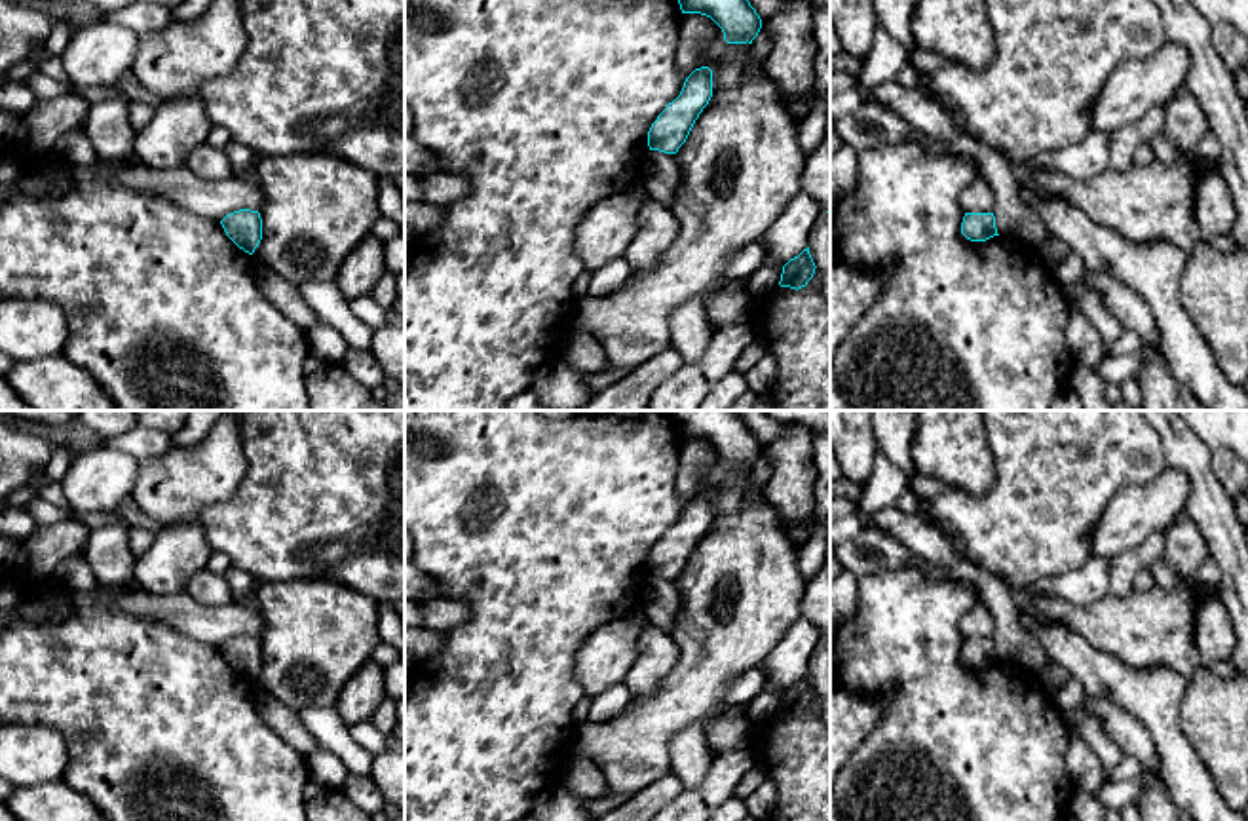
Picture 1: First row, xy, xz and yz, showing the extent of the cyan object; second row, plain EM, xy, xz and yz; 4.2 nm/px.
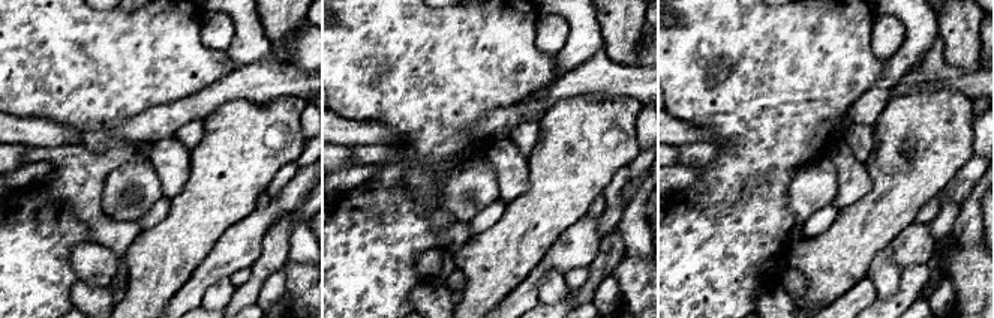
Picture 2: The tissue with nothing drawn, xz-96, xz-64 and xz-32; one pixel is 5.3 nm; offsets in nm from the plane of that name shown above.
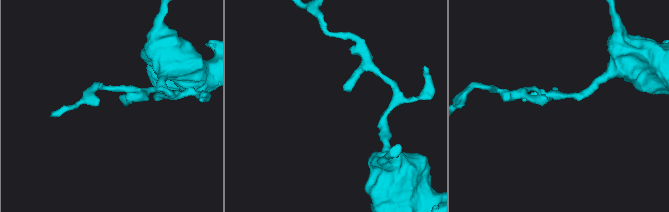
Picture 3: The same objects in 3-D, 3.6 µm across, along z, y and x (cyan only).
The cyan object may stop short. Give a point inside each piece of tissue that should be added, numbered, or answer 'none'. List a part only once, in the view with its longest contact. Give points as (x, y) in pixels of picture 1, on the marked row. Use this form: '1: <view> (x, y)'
none

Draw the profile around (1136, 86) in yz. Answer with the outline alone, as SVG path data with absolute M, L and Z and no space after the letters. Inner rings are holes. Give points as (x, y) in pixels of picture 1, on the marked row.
M1166 42L1147 59L1123 61L1107 78L1090 110L1090 131L1113 133L1136 124L1185 87L1187 51Z

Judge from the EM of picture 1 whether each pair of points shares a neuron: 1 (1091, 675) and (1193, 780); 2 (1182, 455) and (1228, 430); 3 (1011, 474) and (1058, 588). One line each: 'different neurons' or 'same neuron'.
1: same neuron
2: different neurons
3: different neurons

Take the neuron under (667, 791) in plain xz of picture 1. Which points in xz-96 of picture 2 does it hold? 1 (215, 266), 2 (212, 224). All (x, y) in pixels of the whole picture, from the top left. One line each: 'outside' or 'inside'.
1: inside
2: outside

